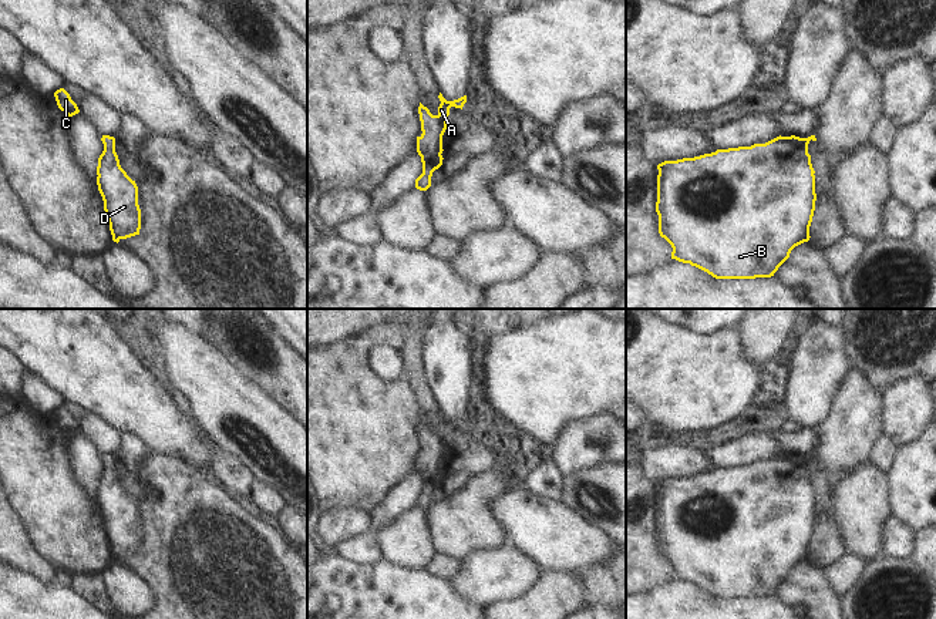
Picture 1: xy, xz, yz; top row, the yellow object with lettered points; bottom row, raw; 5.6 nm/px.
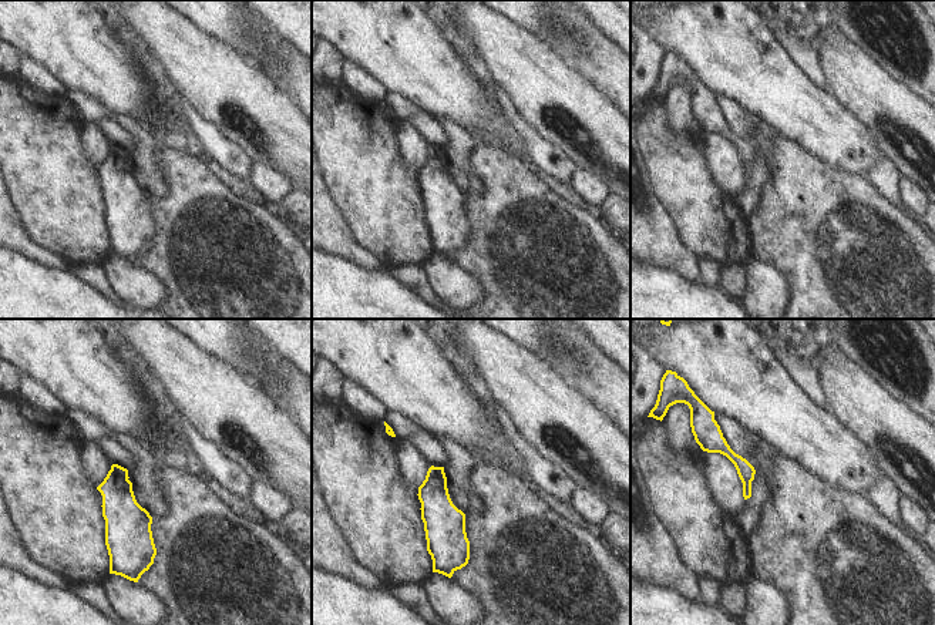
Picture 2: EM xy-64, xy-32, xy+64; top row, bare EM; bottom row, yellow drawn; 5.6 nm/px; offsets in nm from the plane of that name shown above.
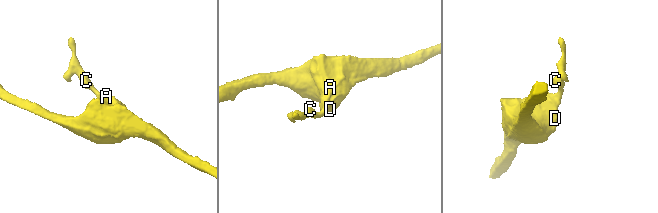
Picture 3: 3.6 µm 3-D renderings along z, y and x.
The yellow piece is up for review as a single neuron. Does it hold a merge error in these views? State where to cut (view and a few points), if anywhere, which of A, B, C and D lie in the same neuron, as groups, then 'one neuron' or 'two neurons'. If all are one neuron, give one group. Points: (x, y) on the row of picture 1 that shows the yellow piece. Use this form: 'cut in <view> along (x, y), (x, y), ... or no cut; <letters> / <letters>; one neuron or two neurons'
no cut; A B C D; one neuron

